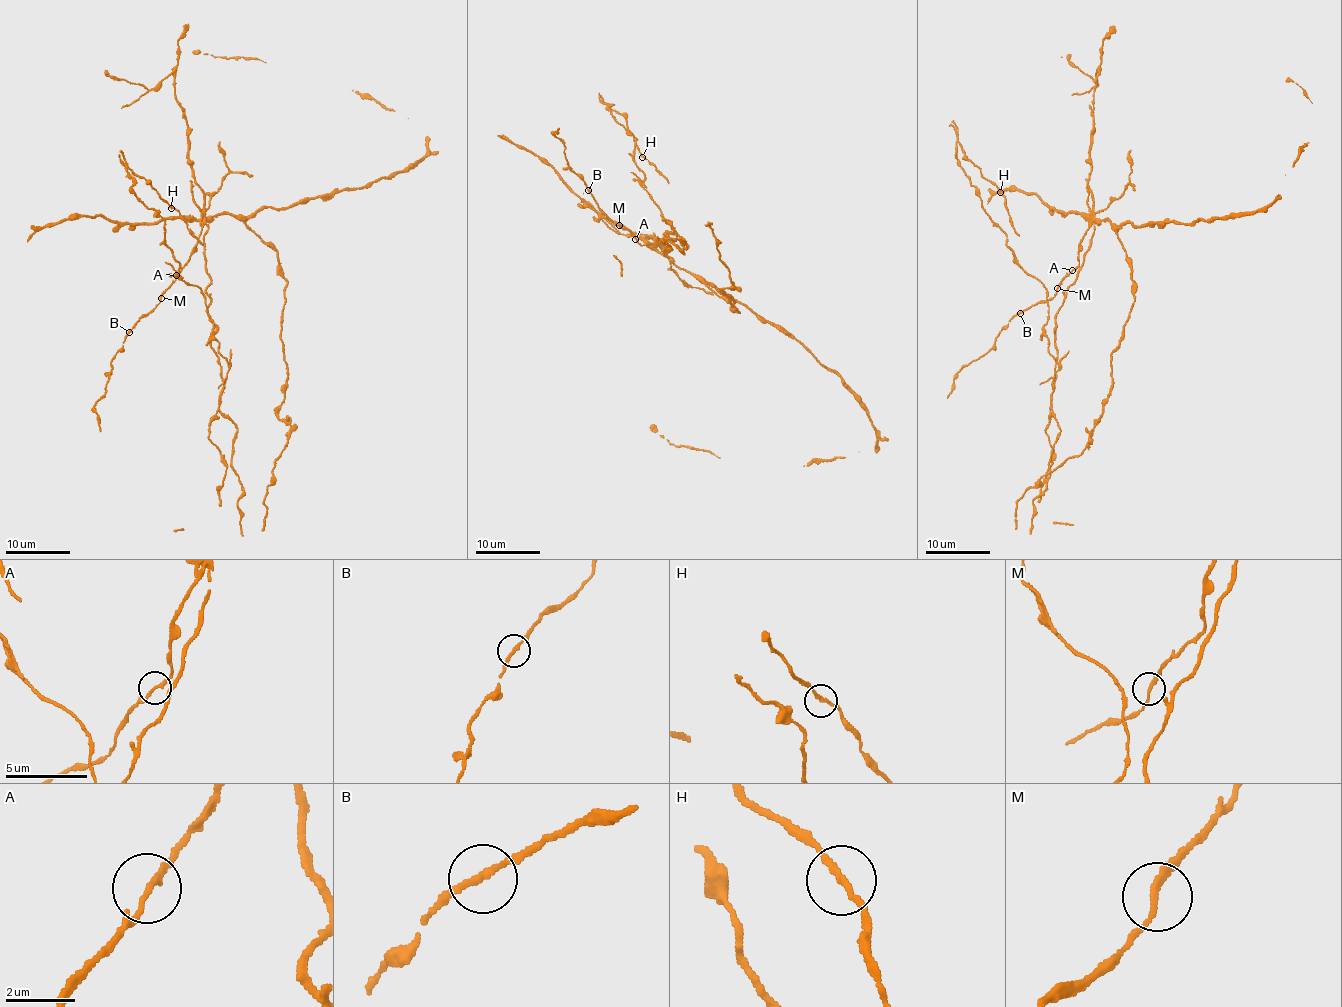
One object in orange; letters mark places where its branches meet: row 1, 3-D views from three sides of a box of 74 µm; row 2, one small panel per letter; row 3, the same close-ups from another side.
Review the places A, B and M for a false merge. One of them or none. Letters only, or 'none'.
A

